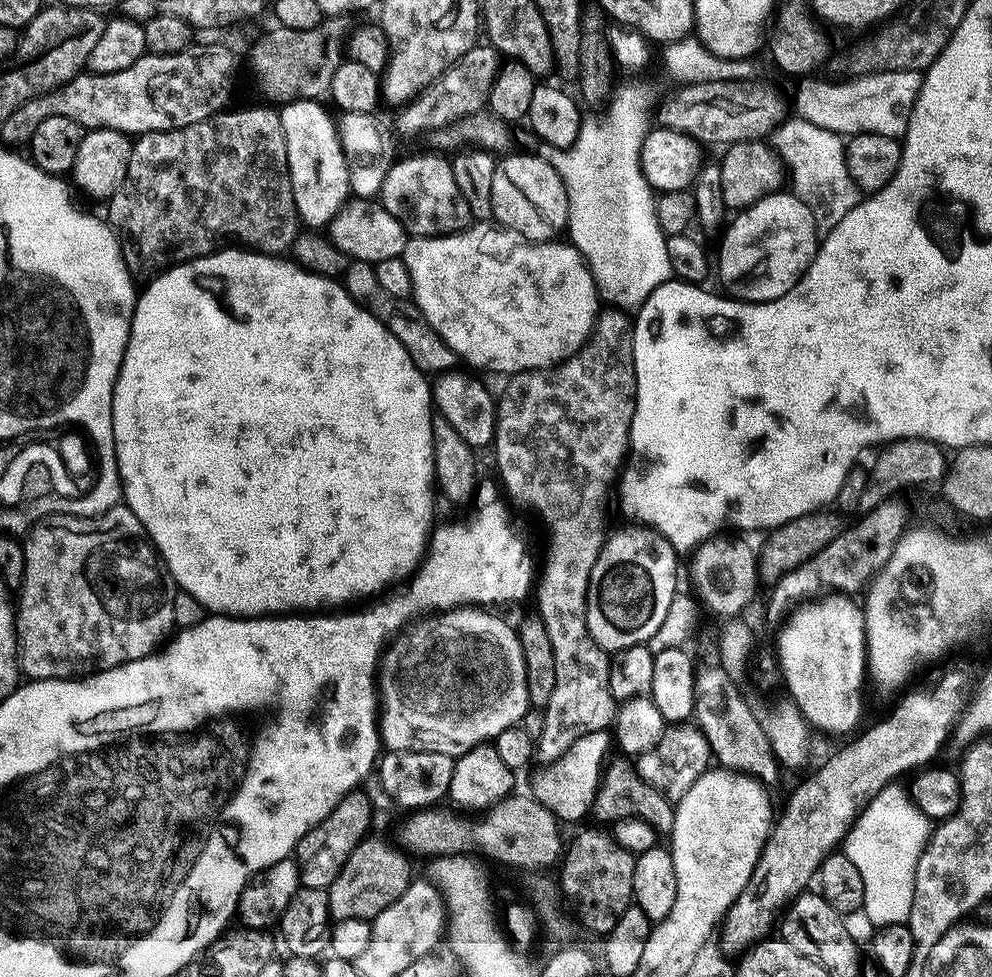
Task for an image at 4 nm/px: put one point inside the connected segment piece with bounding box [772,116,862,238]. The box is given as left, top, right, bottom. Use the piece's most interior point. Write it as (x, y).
(815, 157)

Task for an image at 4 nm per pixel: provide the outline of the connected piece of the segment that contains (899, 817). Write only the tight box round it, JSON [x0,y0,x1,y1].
[842,782,934,929]

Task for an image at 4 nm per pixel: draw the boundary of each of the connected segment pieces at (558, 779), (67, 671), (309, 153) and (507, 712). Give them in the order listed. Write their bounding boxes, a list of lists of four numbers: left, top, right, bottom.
[[531,731,610,821],[16,506,178,681],[279,98,350,229],[378,606,530,757]]

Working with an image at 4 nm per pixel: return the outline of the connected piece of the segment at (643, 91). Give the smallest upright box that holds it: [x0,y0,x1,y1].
[538,82,673,310]

